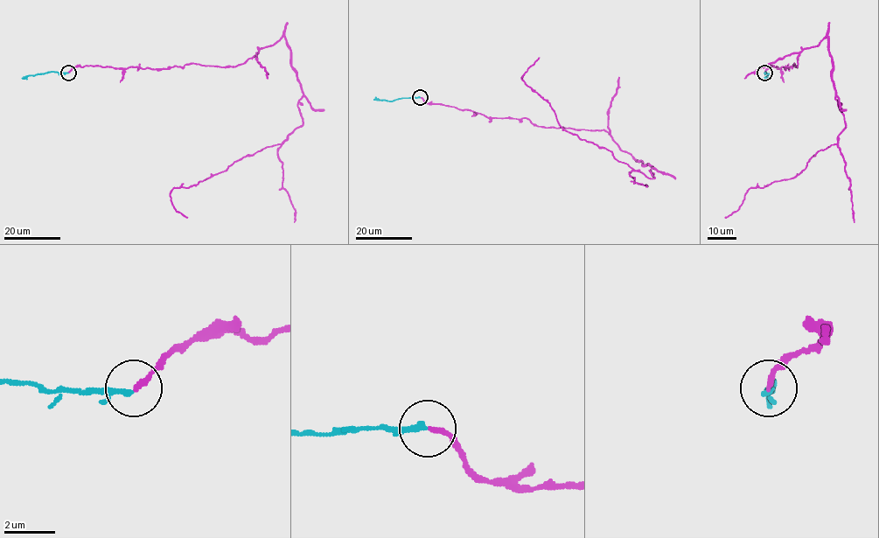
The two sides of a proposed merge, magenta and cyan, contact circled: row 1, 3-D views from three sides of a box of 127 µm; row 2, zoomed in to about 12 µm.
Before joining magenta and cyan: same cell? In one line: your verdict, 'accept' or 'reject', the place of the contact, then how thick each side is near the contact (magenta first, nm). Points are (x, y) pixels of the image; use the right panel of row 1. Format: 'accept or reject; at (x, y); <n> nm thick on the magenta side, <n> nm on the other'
reject; at (764, 73); 200 nm thick on the magenta side, 150 nm on the other

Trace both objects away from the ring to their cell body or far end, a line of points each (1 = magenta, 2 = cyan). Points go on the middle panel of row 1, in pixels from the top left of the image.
1: (420, 97), (488, 117), (603, 129), (654, 168), (654, 178), (559, 124), (521, 78), (539, 57)
2: (420, 97), (392, 101), (373, 99)

